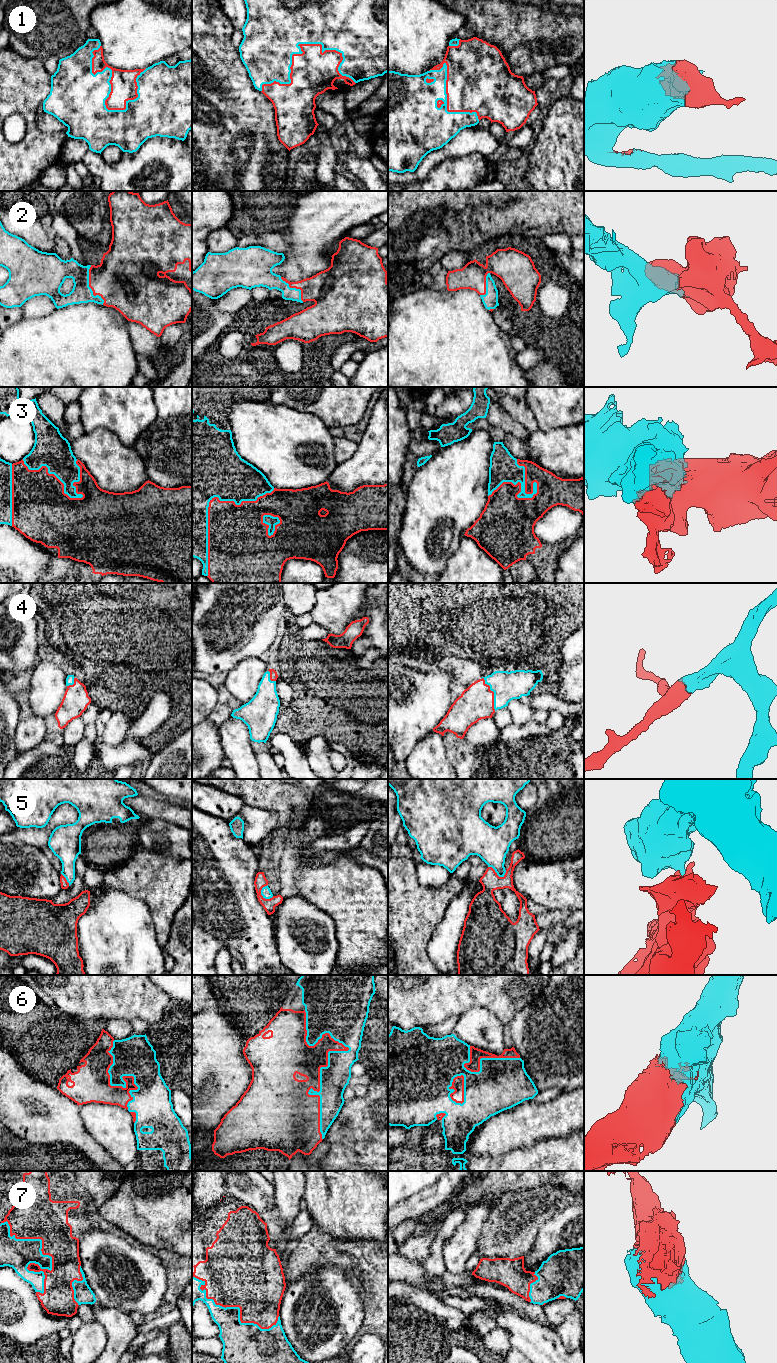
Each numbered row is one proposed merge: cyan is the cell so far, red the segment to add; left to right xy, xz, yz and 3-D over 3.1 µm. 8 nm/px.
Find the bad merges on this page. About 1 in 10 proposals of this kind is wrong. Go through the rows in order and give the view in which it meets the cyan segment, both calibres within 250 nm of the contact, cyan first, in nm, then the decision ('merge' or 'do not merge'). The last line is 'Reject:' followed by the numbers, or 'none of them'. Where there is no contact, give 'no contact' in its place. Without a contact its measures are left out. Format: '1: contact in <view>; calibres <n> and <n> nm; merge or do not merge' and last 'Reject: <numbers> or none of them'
1: contact in xz; calibres 460 and 340 nm; merge
2: contact in xy; calibres 160 and 400 nm; merge
3: contact in xz; calibres 440 and 380 nm; merge
4: contact in yz; calibres 220 and 280 nm; merge
5: contact in xz; calibres 80 and 100 nm; do not merge
6: contact in xz; calibres 240 and 260 nm; merge
7: contact in xy; calibres 240 and 360 nm; merge
Reject: 5

